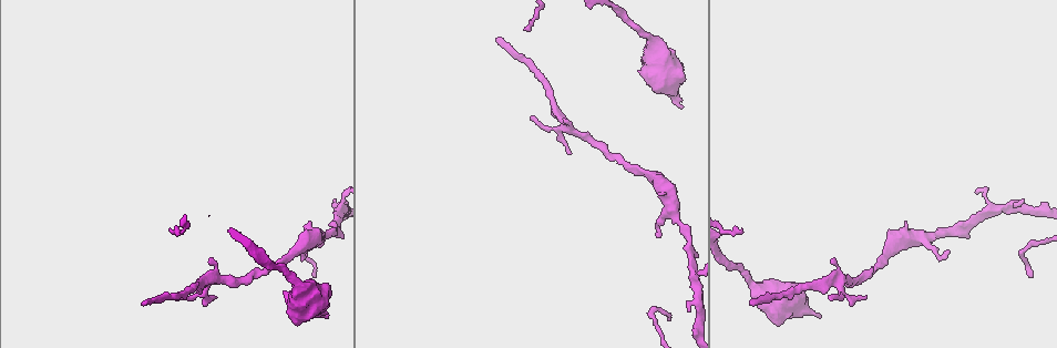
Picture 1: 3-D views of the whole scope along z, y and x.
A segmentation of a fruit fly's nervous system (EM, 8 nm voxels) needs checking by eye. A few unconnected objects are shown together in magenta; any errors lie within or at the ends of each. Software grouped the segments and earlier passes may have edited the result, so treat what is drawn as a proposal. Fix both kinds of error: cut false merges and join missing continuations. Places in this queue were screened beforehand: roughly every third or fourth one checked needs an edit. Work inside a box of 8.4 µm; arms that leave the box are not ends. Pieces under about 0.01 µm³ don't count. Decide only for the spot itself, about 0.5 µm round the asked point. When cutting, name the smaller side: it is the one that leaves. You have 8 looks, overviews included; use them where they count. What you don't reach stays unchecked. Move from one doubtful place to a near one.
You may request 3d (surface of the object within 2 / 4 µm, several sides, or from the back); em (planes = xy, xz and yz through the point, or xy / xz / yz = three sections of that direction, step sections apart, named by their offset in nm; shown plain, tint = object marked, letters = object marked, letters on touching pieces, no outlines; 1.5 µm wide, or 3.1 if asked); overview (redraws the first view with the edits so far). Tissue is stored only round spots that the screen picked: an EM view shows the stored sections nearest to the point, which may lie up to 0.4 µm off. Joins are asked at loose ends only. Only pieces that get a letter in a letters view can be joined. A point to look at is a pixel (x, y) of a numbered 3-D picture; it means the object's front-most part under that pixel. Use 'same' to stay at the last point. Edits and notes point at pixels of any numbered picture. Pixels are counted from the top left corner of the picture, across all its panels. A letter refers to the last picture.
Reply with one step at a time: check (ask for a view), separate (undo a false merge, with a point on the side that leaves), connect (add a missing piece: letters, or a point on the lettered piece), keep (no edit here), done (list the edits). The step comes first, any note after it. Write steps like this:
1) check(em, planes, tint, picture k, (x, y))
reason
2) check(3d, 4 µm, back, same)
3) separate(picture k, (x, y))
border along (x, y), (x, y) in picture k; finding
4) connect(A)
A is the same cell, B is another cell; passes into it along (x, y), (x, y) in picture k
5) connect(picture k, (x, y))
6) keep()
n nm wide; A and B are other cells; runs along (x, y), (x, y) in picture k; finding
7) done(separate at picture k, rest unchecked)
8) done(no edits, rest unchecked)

check(em, planes, letters, picture 1, (680, 107))
branch stops here

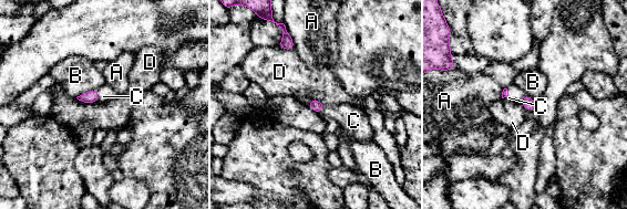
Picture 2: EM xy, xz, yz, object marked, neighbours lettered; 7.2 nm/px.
connect(C)
D touches over 160 nm; C is the same cell, A, B and D are other cells; passes into it along (91, 96), (98, 95), (105, 92) in picture 2; it goes on there

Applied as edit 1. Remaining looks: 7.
check(em, yz, step 8, tint, picture 1, (751, 303))
end of a long branch

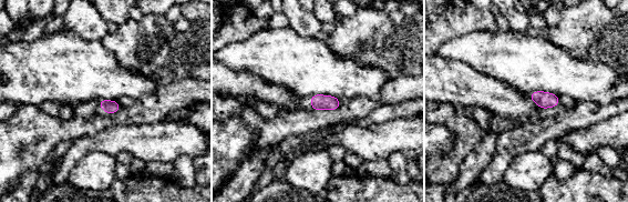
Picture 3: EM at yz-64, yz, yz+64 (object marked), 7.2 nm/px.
check(em, xy, step 4, letters, same)

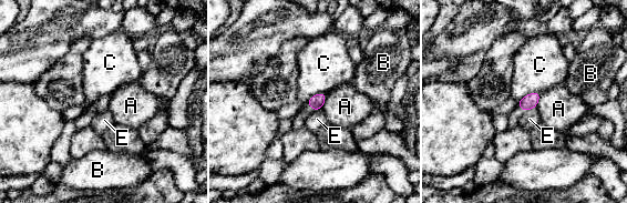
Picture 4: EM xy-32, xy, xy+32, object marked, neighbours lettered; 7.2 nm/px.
keep()
C touches over 180 nm; A, B, C and E are other cells; border along (528, 109), (525, 111) in picture 4; no lettered piece goes on from it

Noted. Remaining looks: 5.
check(em, xz, step 4, letters, picture 1, (655, 40))
calibre changes

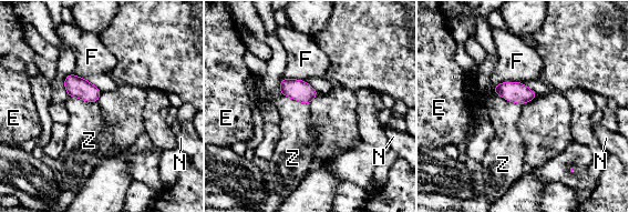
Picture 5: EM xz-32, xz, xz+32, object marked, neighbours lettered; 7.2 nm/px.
keep()
E, F, N and Z are other cells; border along (523, 82), (499, 82), (494, 87) in picture 5; continuous, no second neuron

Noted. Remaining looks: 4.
done(connect at picture 2, rest unchecked)

